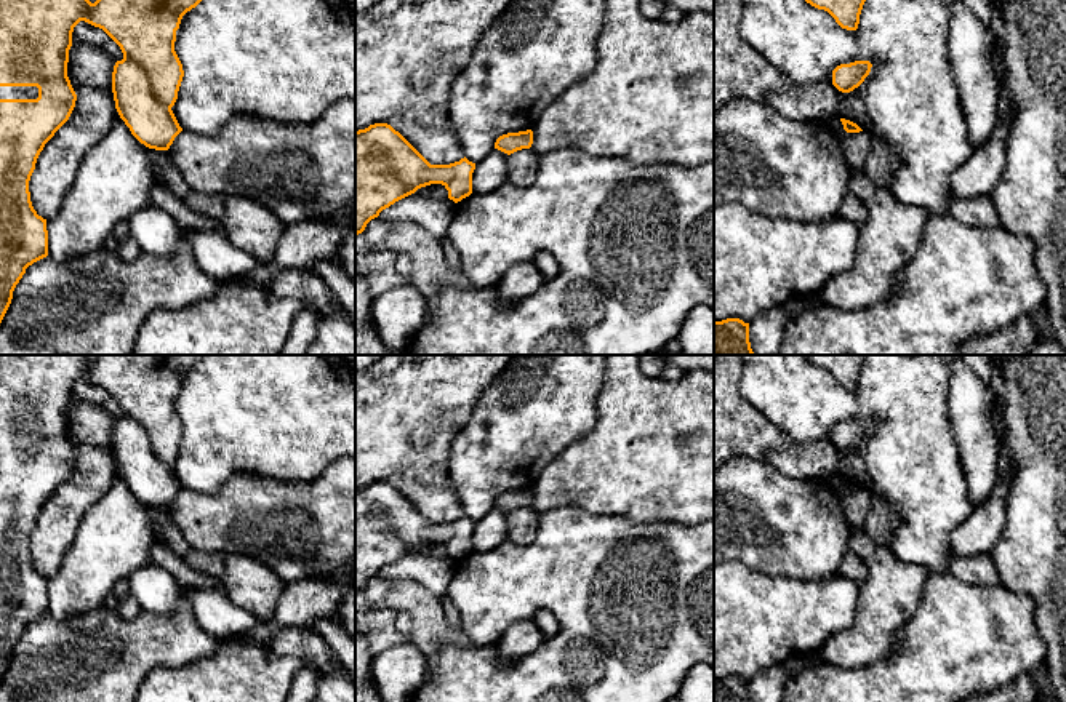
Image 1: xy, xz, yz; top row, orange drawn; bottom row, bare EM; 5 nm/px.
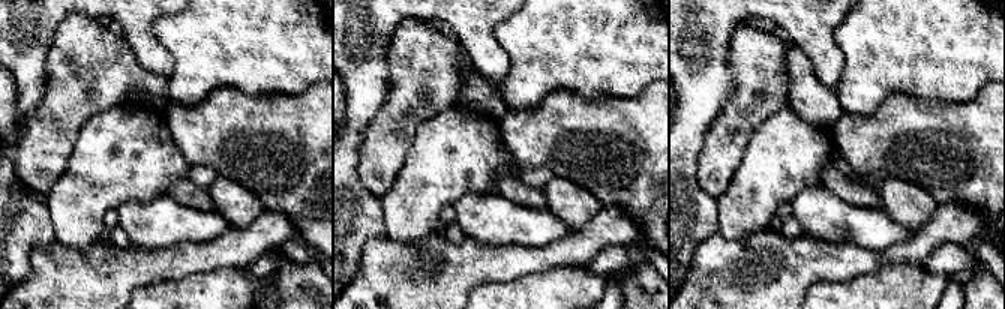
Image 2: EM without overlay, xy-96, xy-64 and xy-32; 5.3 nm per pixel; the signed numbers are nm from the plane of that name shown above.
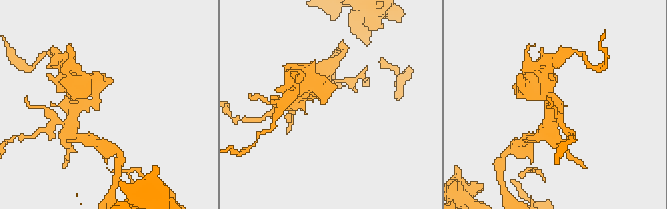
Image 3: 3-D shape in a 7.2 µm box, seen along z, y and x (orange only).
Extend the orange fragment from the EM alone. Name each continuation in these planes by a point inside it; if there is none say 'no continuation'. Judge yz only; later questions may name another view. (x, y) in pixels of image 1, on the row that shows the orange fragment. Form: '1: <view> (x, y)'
no continuation

